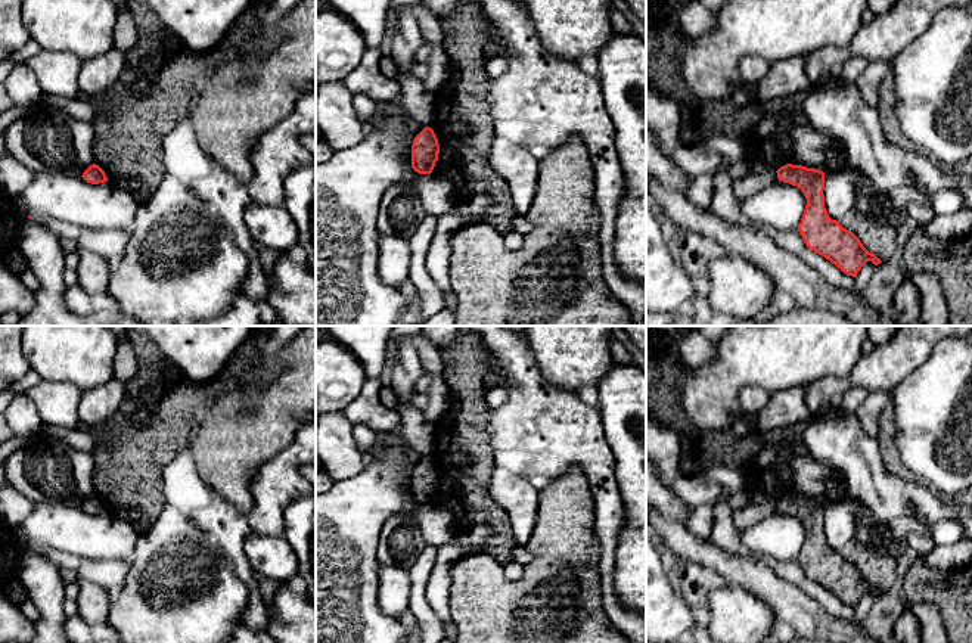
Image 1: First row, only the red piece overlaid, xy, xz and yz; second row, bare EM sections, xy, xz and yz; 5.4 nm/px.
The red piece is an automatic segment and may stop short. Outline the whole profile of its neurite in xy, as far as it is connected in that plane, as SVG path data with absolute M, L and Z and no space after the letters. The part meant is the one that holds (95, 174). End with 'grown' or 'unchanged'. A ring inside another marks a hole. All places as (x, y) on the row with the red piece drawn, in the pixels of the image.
M93 164L90 165L81 175L87 183L91 183L91 184L99 184L99 183L105 183L108 181L108 177L105 174L105 171Z; unchanged

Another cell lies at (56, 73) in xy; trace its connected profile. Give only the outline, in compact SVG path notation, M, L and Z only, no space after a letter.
M40 50L27 60L6 59L0 62L0 83L4 83L15 63L24 63L35 74L43 93L63 99L84 96L77 84L84 62L71 52Z

